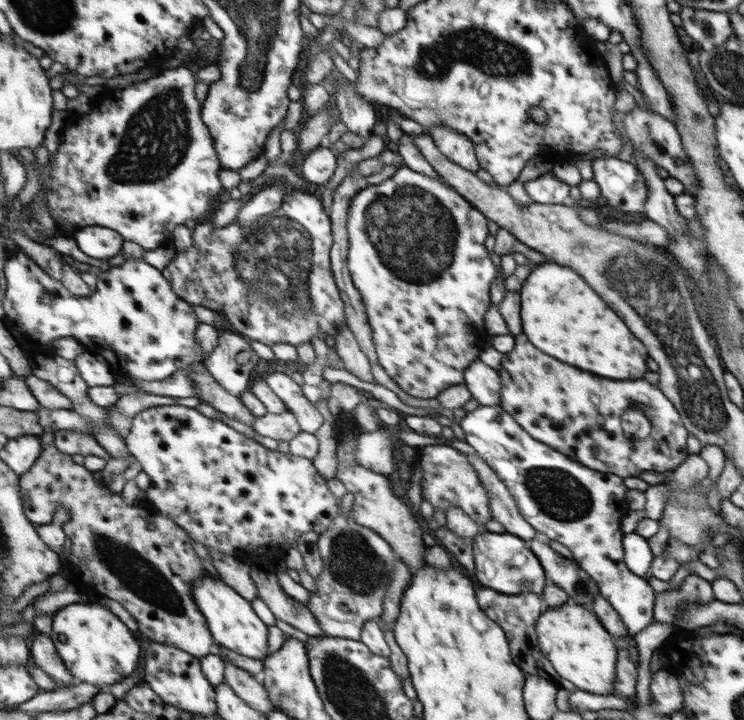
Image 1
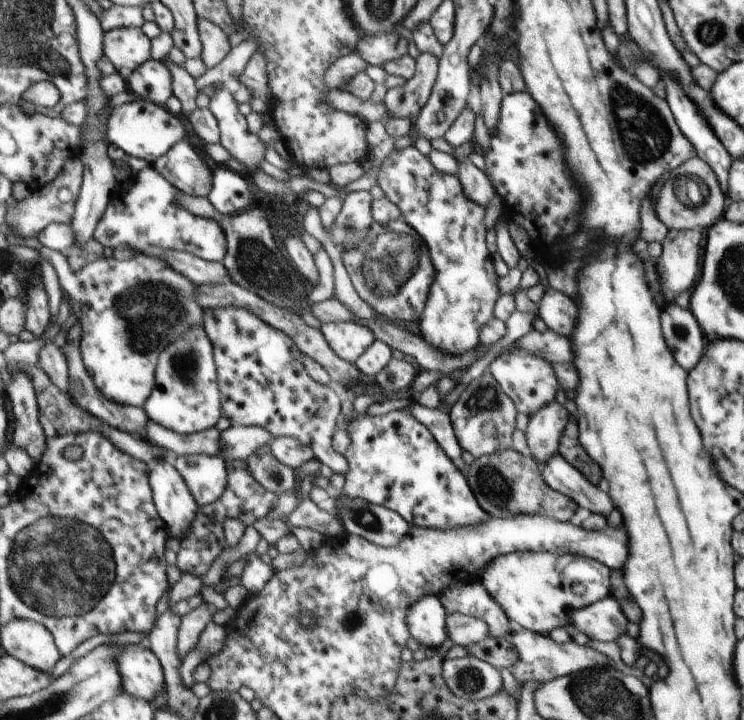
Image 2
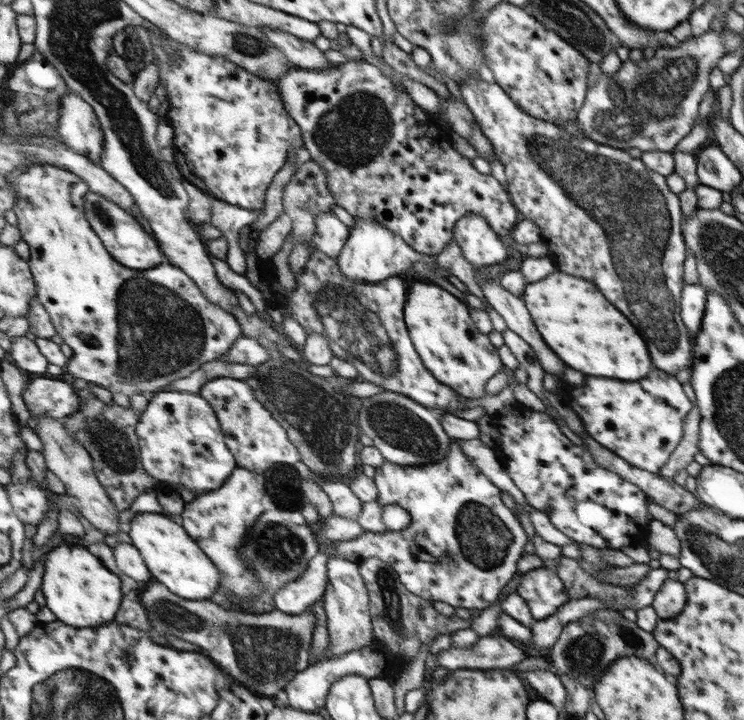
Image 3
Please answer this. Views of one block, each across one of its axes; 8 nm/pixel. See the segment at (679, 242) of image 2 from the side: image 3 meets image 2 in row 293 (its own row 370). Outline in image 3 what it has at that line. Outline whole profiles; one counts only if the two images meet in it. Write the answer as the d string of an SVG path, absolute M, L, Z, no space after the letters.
M467 78L467 82L461 82L459 86L462 100L472 112L476 122L483 128L487 140L494 148L495 156L504 163L508 184L507 189L511 191L515 205L519 207L520 214L524 214L525 219L532 220L542 230L542 239L548 247L547 256L553 261L554 267L560 272L575 275L578 278L588 278L590 282L596 282L596 286L600 286L600 290L604 290L604 294L608 294L608 298L612 298L612 302L616 302L616 306L620 306L620 310L624 310L624 314L628 314L628 318L632 318L632 322L636 322L636 326L640 326L640 332L646 332L646 326L648 326L648 332L644 334L644 338L648 338L648 346L652 346L652 358L656 358L656 368L667 371L670 375L676 375L680 370L690 368L692 344L690 344L688 327L681 319L681 301L683 298L681 291L685 285L684 252L686 252L687 244L684 244L685 238L682 238L680 202L678 202L676 193L669 187L667 176L658 174L658 172L649 168L642 159L632 158L626 150L605 146L587 138L578 139L572 137L572 134L562 130L554 123L532 117L498 83L490 84L486 80L482 80L482 78Z

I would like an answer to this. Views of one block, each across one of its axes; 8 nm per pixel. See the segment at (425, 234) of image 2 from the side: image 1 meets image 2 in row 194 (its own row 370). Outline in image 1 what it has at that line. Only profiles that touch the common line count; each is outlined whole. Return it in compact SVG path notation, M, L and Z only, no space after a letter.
M411 167L400 168L380 184L360 191L348 209L347 265L352 282L367 306L379 364L388 376L416 398L437 398L449 386L465 384L466 370L486 345L484 314L490 306L490 284L498 276L484 247L488 219L448 183Z

